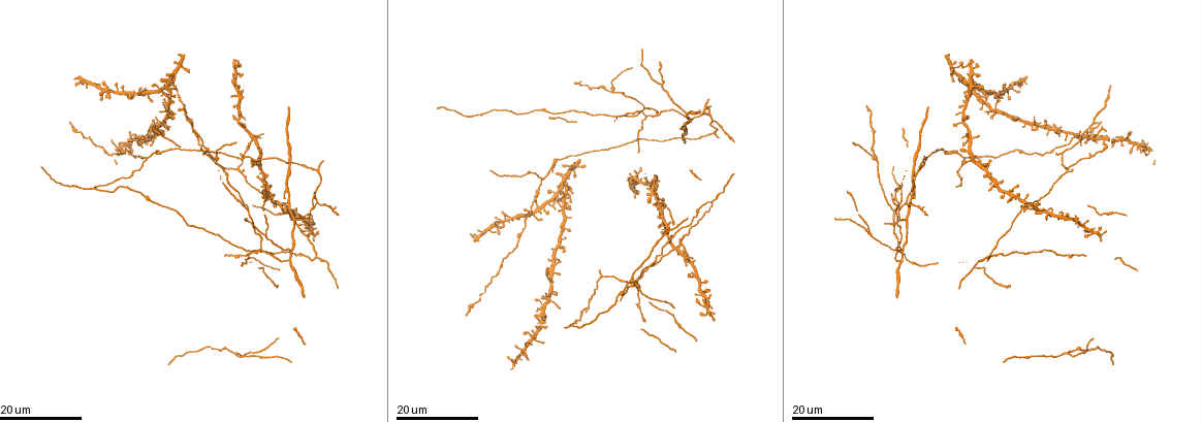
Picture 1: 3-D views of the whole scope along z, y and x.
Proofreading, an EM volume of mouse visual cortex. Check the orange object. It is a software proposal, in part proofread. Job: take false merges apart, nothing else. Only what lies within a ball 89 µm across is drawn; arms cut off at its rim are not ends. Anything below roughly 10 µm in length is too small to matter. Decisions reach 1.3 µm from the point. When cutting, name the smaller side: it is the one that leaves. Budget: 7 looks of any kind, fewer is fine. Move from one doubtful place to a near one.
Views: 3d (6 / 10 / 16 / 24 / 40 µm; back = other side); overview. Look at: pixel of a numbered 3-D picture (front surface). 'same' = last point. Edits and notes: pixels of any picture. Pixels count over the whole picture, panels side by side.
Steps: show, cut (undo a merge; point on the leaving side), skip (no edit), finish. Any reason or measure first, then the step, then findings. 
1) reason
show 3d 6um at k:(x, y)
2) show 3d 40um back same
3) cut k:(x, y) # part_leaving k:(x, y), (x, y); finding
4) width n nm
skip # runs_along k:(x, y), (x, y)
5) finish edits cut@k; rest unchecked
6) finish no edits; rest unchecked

sudden change in width
show 3d 16um at 1:(275, 156)

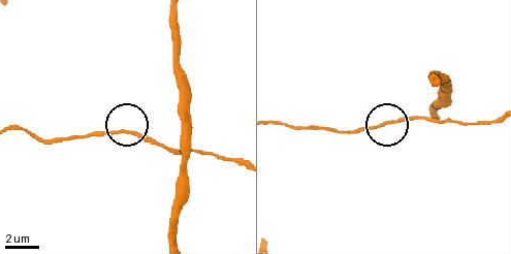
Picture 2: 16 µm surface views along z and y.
closer look
show 3d 6um at 2:(129, 133)

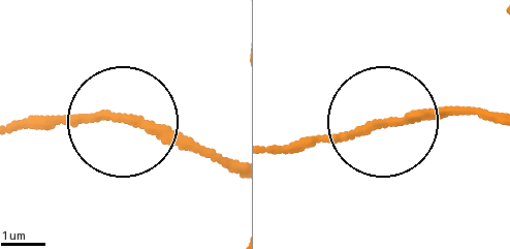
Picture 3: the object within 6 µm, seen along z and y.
skip # all the same neuron

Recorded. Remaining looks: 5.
three-way junction
show 3d 16um at 1:(869, 231)

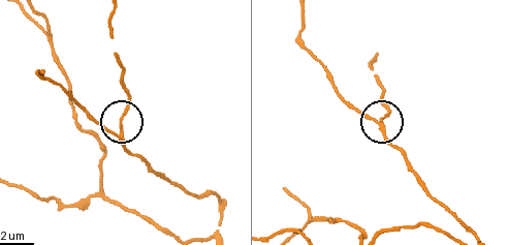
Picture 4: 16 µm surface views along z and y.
show 3d 10um at 4:(122, 128)

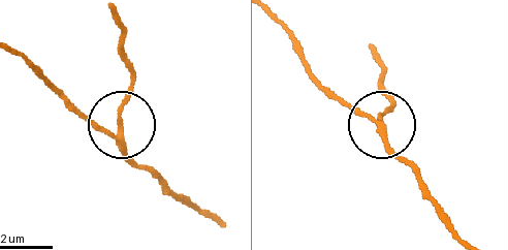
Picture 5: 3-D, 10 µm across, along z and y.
arms 3
skip # one neuron here

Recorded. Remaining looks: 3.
three arms meet
show 3d 24um at 1:(657, 116)

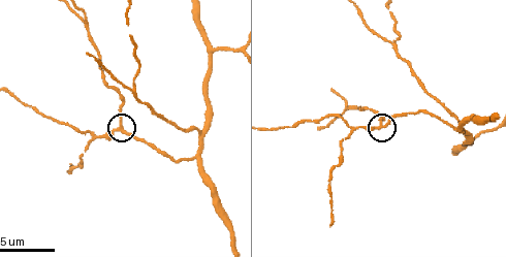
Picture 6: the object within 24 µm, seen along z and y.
zoom in
show 3d 10um at 6:(120, 124)

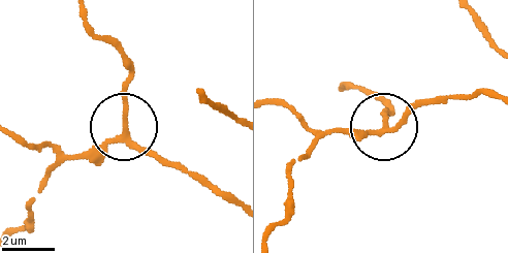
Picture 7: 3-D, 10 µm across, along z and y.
show 3d 6um at 7:(124, 129)

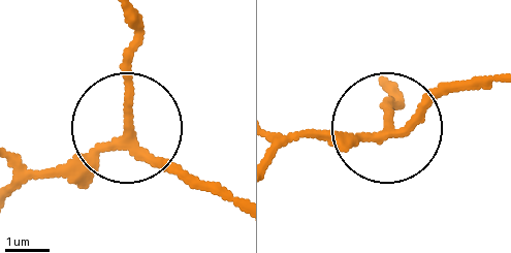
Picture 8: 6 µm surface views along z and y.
side_arm 46 um
skip # runs_along 8:(232, 206), (155, 157), (126, 124), (133, 28); all the same neuron

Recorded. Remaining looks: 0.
finish no edits; rest unchecked

